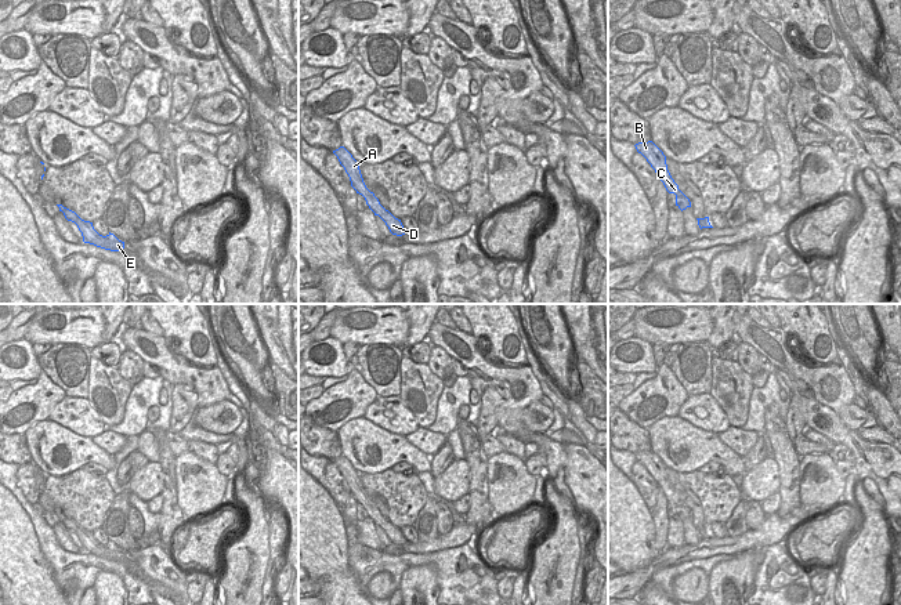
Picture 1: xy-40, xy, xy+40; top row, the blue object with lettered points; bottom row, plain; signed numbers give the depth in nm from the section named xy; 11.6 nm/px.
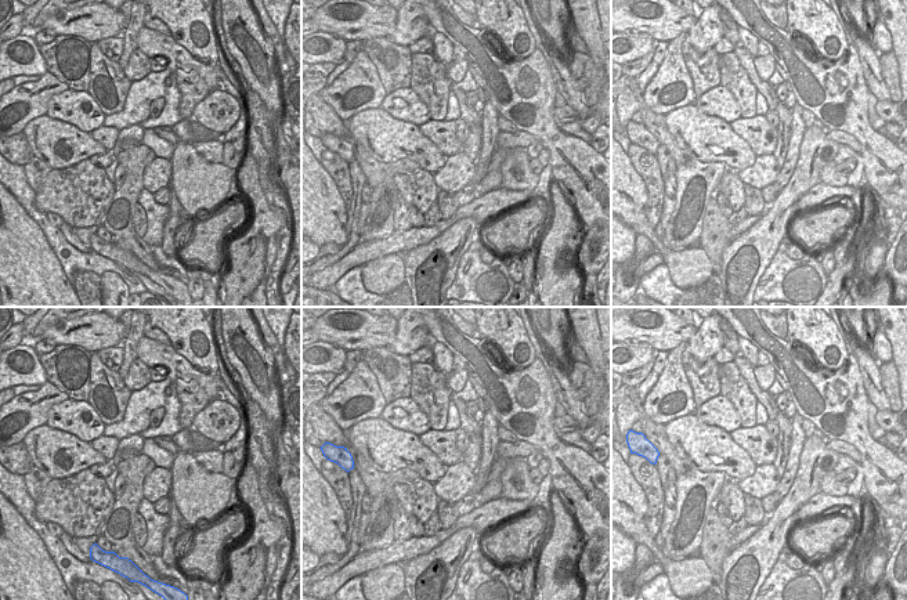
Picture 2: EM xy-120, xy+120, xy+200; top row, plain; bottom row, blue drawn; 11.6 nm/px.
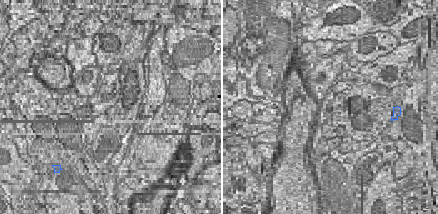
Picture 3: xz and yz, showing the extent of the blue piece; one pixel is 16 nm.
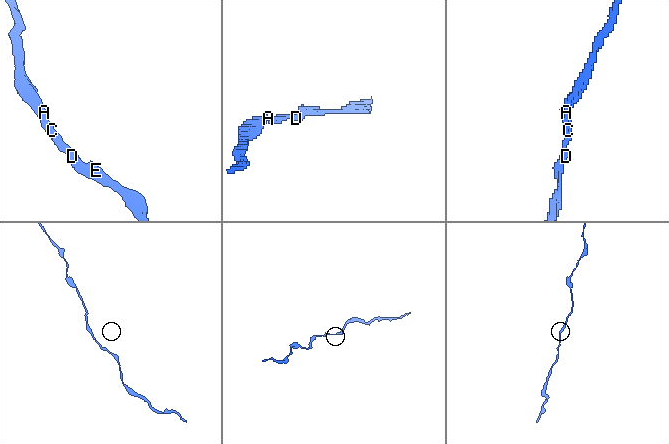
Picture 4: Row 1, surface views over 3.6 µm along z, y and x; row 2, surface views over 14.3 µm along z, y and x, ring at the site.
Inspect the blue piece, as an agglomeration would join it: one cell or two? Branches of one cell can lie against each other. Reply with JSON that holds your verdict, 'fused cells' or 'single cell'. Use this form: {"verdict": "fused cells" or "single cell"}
{"verdict": "single cell"}

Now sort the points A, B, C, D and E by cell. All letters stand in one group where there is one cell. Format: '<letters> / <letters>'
A B C D E

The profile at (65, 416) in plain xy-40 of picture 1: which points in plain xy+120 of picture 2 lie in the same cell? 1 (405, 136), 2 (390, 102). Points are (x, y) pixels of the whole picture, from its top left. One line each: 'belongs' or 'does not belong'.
1: does not belong
2: belongs

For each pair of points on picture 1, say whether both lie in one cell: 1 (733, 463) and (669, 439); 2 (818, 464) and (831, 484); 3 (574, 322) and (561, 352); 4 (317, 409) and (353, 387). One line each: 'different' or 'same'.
1: same
2: same
3: different
4: same

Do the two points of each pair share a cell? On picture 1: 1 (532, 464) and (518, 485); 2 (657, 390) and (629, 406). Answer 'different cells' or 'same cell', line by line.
1: different cells
2: same cell

